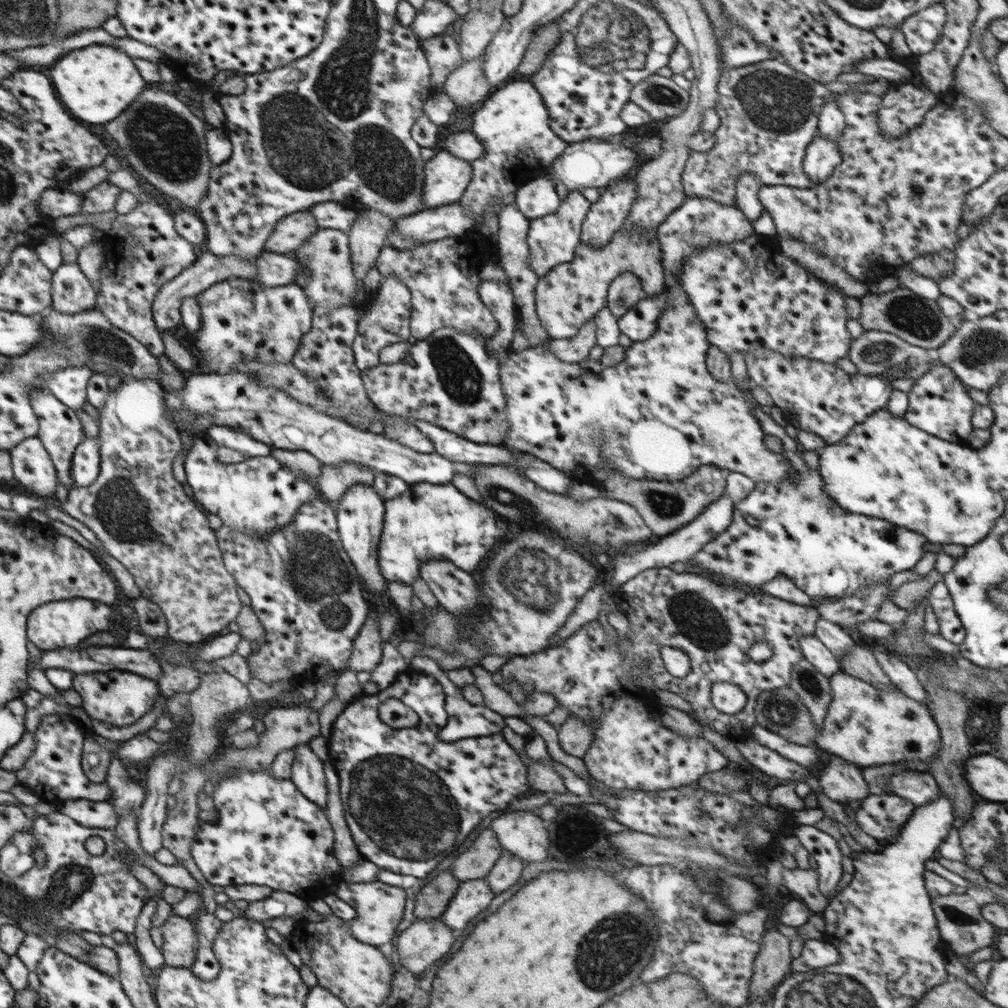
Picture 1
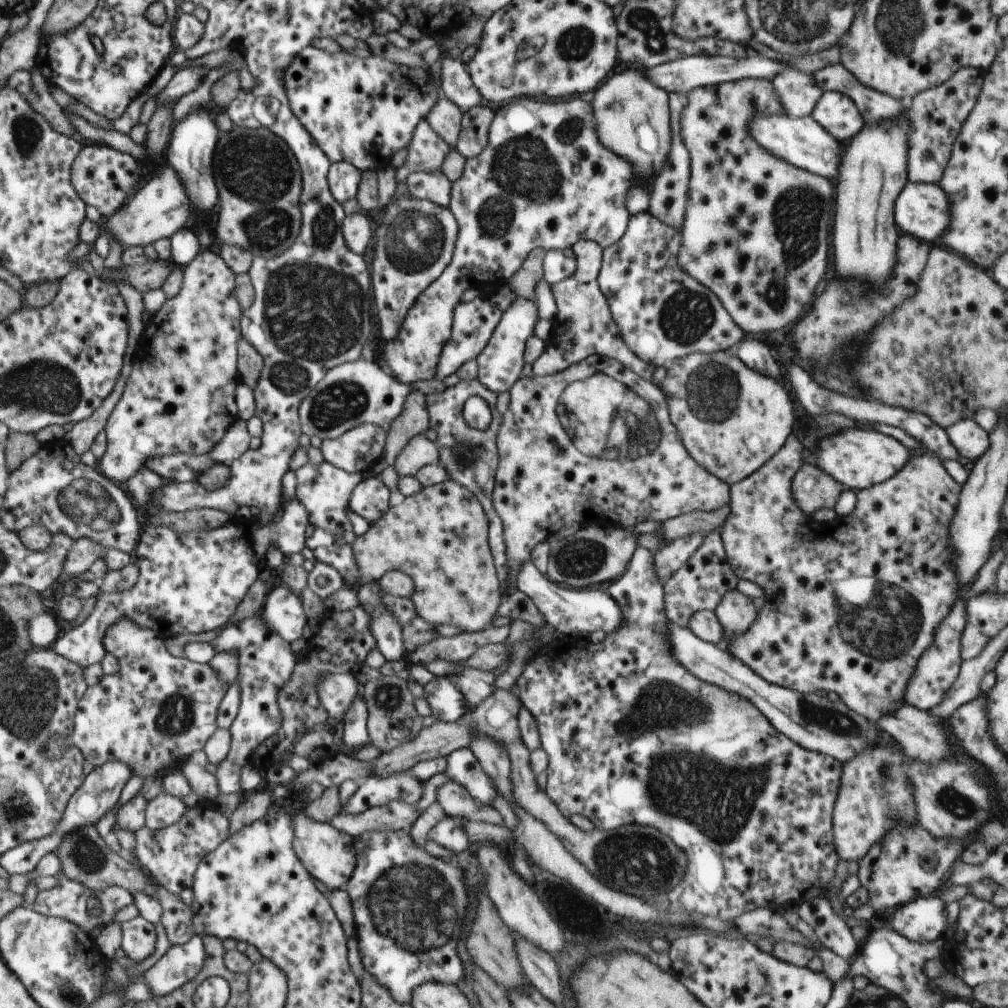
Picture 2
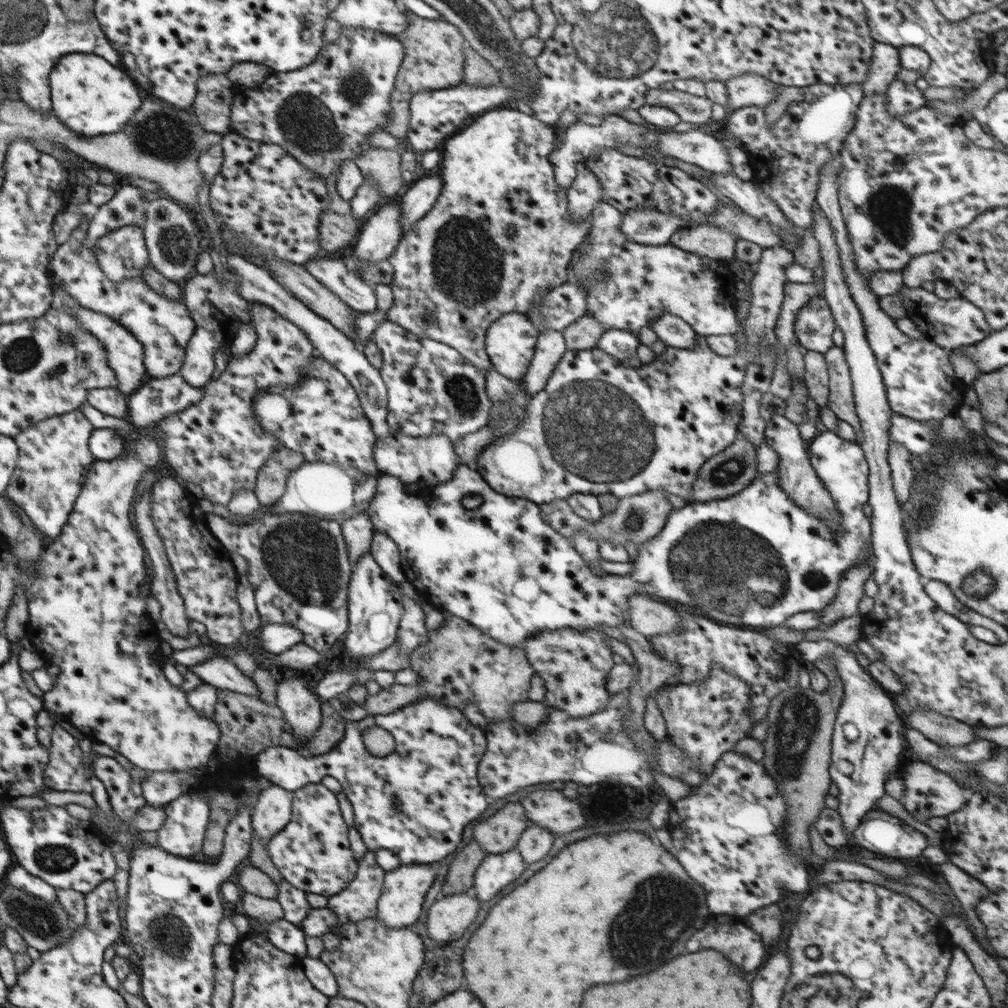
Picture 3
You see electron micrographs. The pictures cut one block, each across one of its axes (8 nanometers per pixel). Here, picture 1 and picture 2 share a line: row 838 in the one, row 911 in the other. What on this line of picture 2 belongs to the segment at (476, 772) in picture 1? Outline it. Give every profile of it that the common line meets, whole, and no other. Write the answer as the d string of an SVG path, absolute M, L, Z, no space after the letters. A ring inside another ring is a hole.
M402 830L366 831L354 838L357 863L346 890L351 900L356 936L367 974L379 985L385 986L391 992L391 997L402 1004L410 1004L413 990L421 984L430 981L457 984L464 978L464 971L456 946L468 905L468 892L460 880L461 869L456 864L452 866L450 859L437 859L428 855L424 848L414 844L408 832Z

